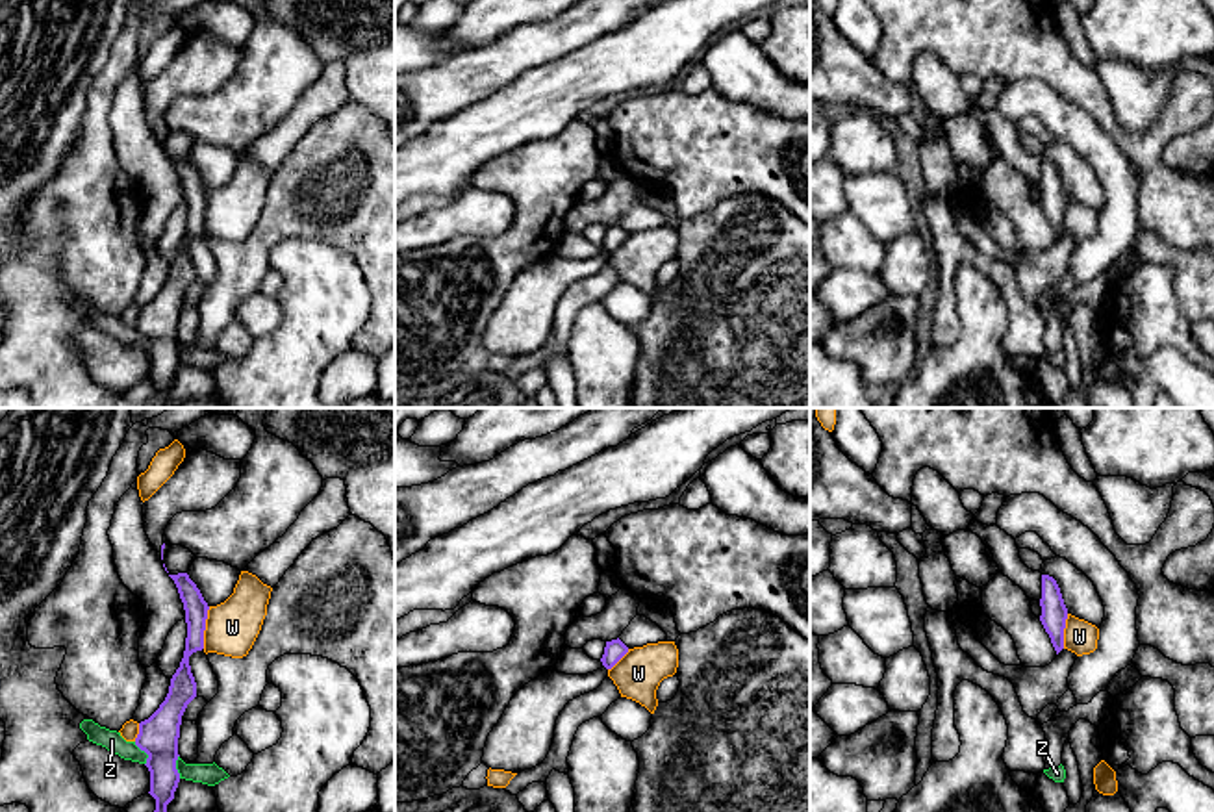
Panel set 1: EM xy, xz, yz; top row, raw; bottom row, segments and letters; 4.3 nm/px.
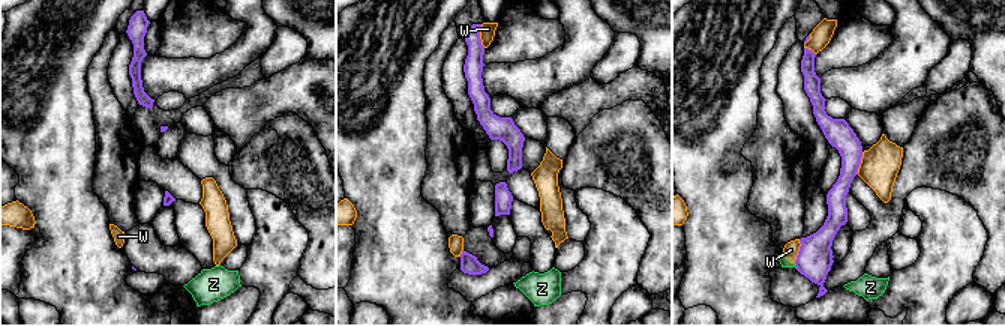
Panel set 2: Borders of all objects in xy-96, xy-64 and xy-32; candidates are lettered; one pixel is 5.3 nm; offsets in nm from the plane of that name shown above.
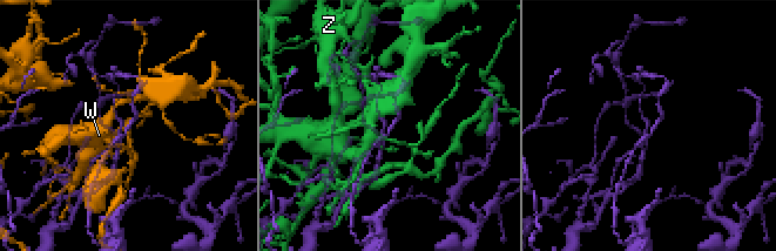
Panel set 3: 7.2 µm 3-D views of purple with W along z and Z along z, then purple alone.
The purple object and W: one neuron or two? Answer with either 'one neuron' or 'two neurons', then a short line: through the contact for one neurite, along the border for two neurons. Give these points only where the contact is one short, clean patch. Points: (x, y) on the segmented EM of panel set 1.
two neurons

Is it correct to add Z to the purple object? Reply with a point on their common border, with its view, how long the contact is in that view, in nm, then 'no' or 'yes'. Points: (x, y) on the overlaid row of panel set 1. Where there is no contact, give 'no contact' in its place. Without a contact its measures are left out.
xy (145, 751) | 120 nm | no

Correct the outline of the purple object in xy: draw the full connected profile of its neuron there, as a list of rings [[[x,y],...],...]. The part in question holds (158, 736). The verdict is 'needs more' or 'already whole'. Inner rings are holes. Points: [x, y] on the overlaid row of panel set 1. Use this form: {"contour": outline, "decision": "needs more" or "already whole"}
{"contour": [[[187,573],[169,575],[180,593],[185,610],[187,638],[180,667],[171,679],[169,693],[159,708],[139,723],[135,745],[148,755],[150,795],[156,799],[154,812],[167,812],[180,782],[176,769],[178,738],[182,716],[187,704],[196,697],[196,682],[191,673],[189,656],[204,649],[204,630],[208,619],[208,603]]], "decision": "already whole"}

